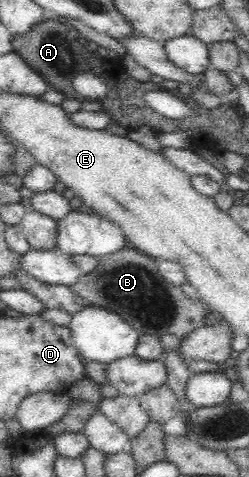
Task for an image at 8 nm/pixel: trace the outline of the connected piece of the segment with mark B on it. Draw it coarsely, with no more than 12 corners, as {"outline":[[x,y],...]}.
{"outline":[[134,247],[70,288],[140,335],[182,340],[211,311]]}

